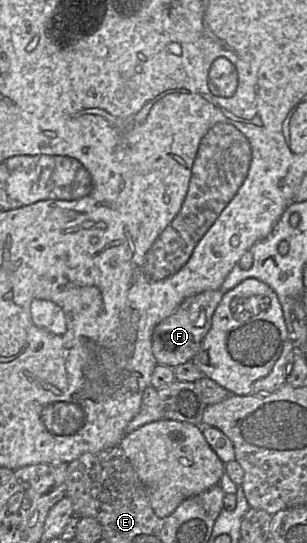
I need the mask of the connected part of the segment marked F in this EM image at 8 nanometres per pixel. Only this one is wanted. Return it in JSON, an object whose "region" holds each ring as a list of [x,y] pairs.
{"region":[[[218,289],[188,297],[170,316],[157,324],[152,336],[152,352],[157,365],[177,367],[195,357],[204,337],[211,328],[213,314],[223,295]]]}

